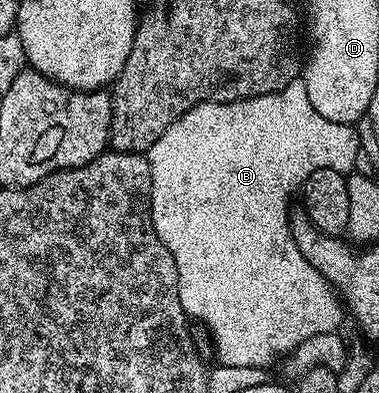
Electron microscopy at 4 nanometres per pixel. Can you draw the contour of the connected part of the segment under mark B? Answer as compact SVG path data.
M297 77L290 85L286 85L281 91L275 91L269 95L259 95L253 99L239 99L233 103L200 103L194 109L190 109L146 153L150 173L152 174L152 220L154 229L170 249L170 257L174 257L174 265L178 265L178 297L182 301L182 309L189 320L201 319L206 330L212 334L212 343L216 346L216 359L224 367L264 367L272 363L276 358L287 357L289 353L302 341L310 337L318 337L318 333L339 332L340 322L346 319L346 311L342 306L342 300L336 290L328 284L328 279L298 253L298 245L294 245L294 237L290 233L288 213L293 202L292 194L299 192L304 182L318 169L334 169L345 173L361 158L359 138L355 130L347 123L335 123L326 121L314 105L310 105L310 96L306 93L306 85L303 78Z

